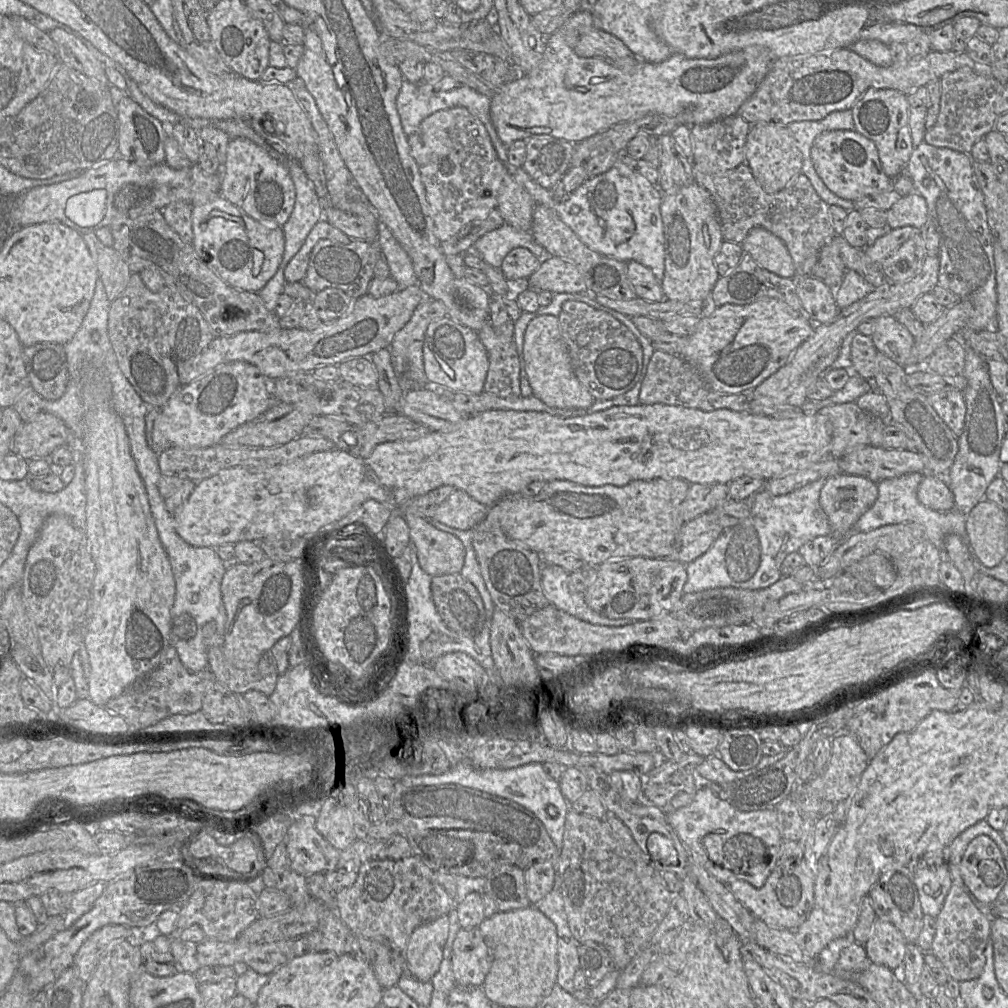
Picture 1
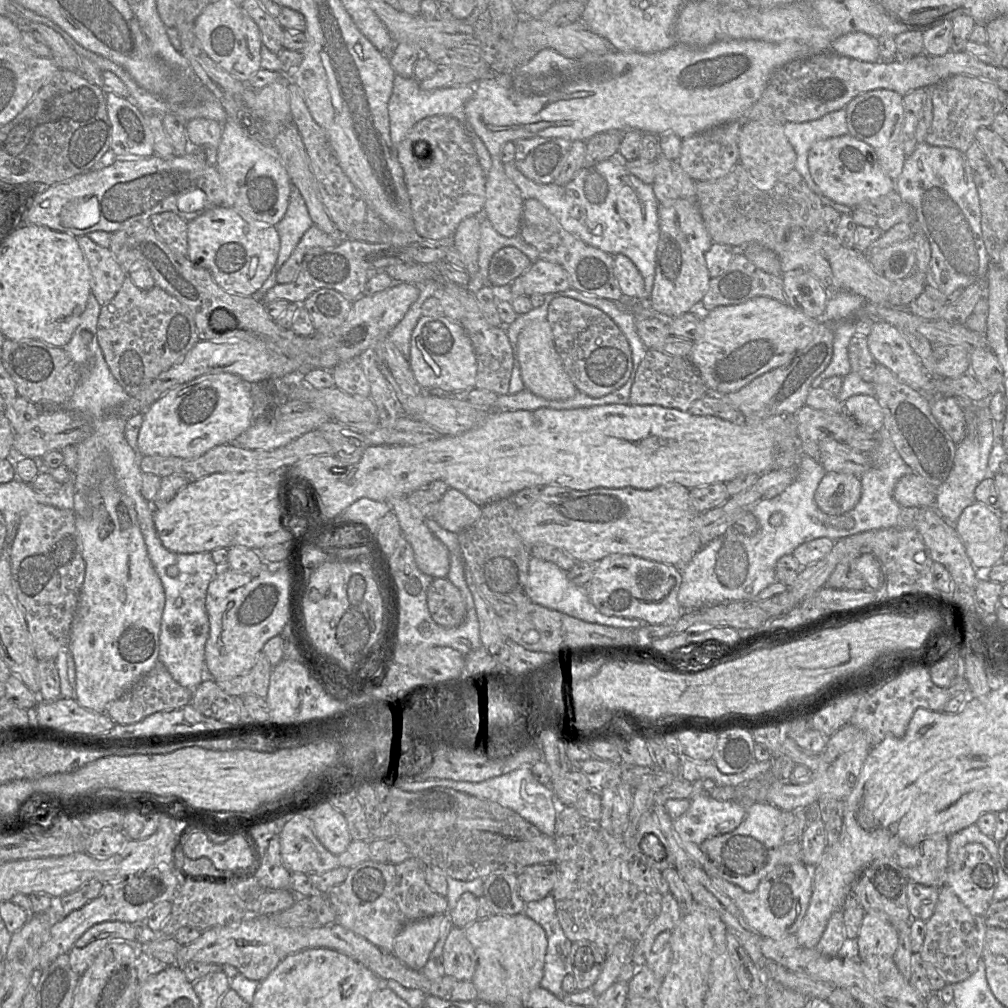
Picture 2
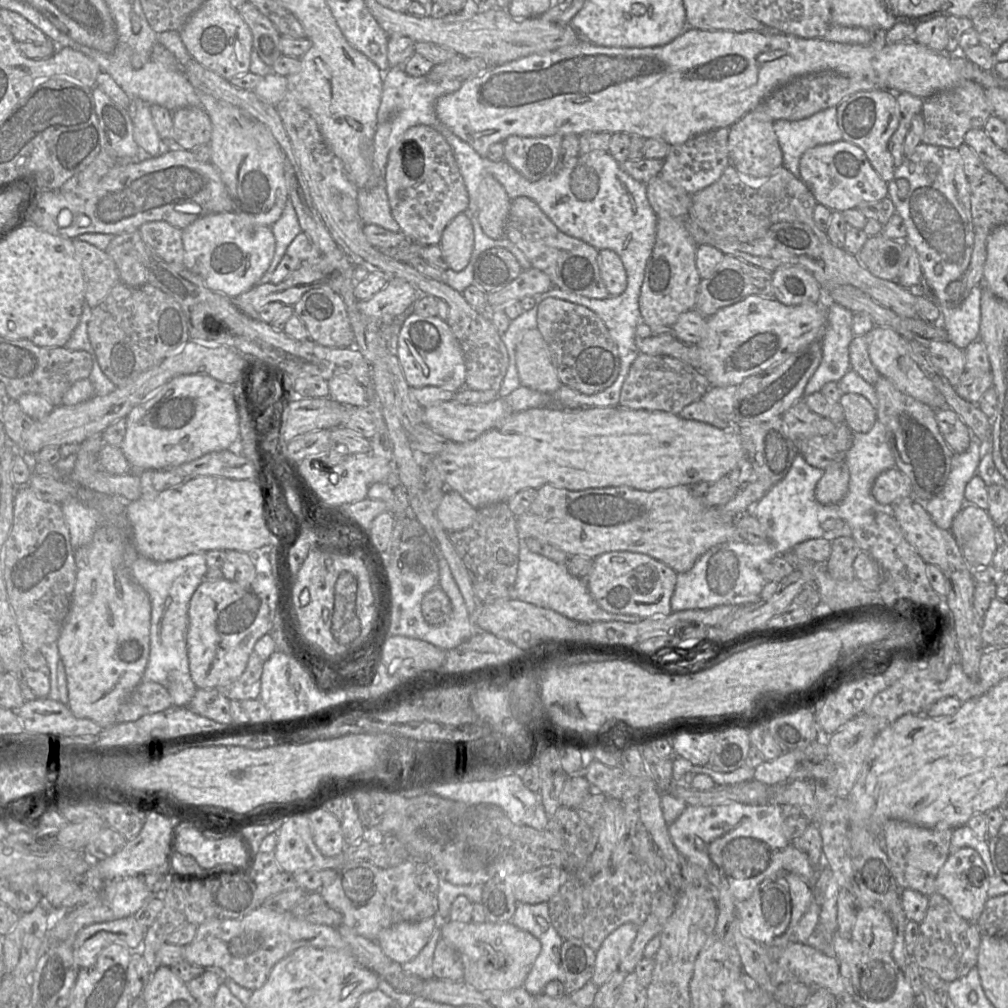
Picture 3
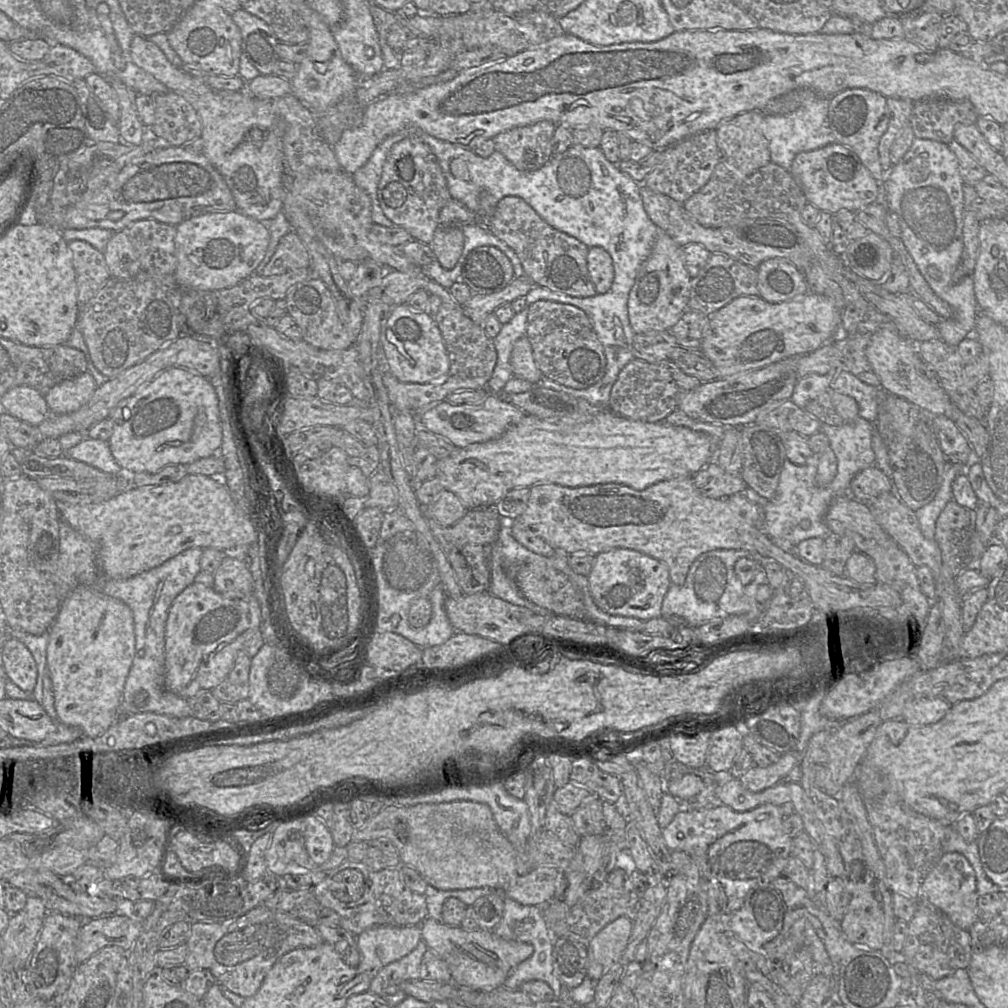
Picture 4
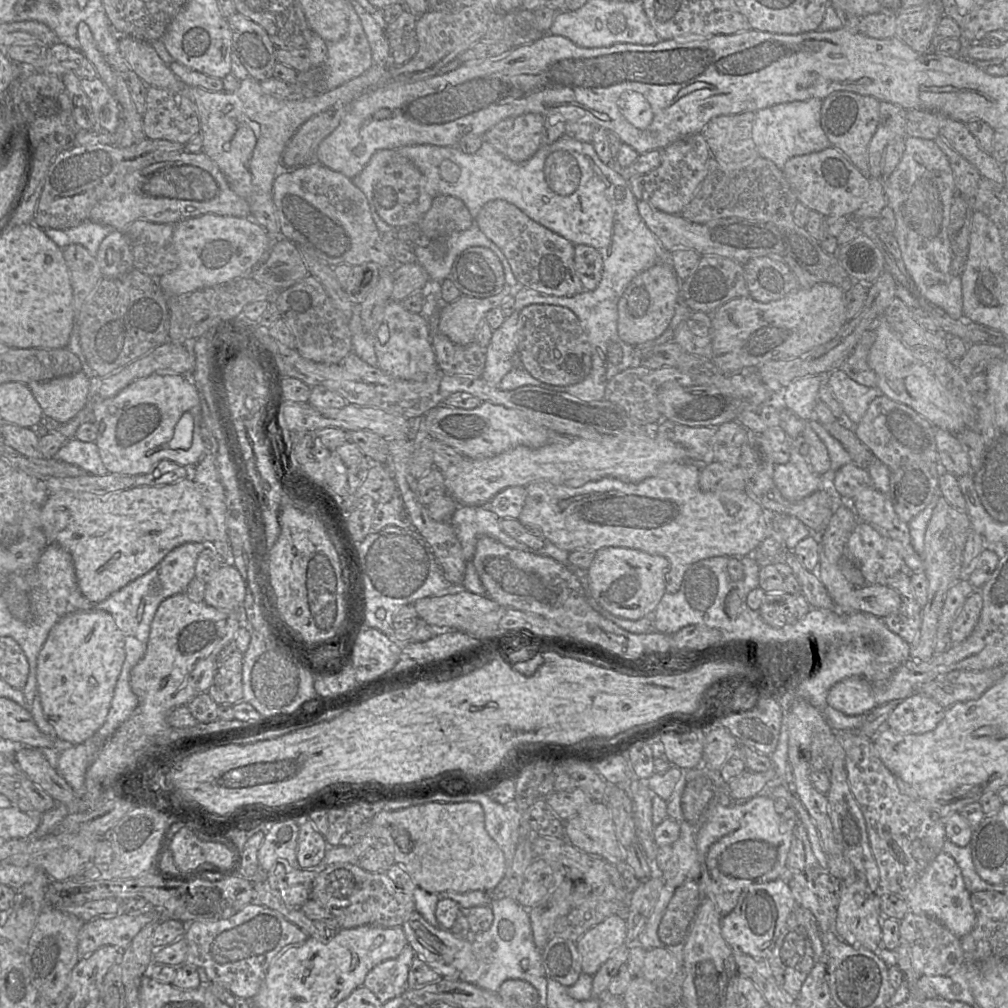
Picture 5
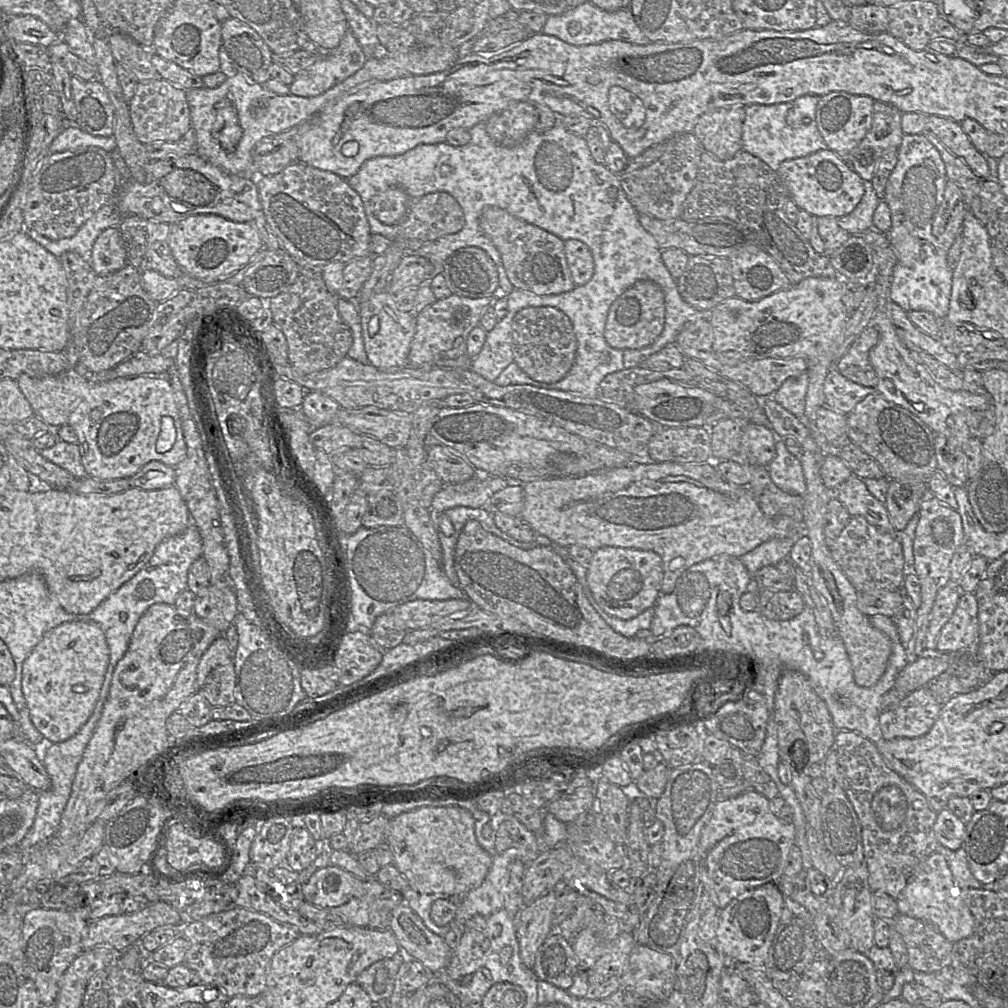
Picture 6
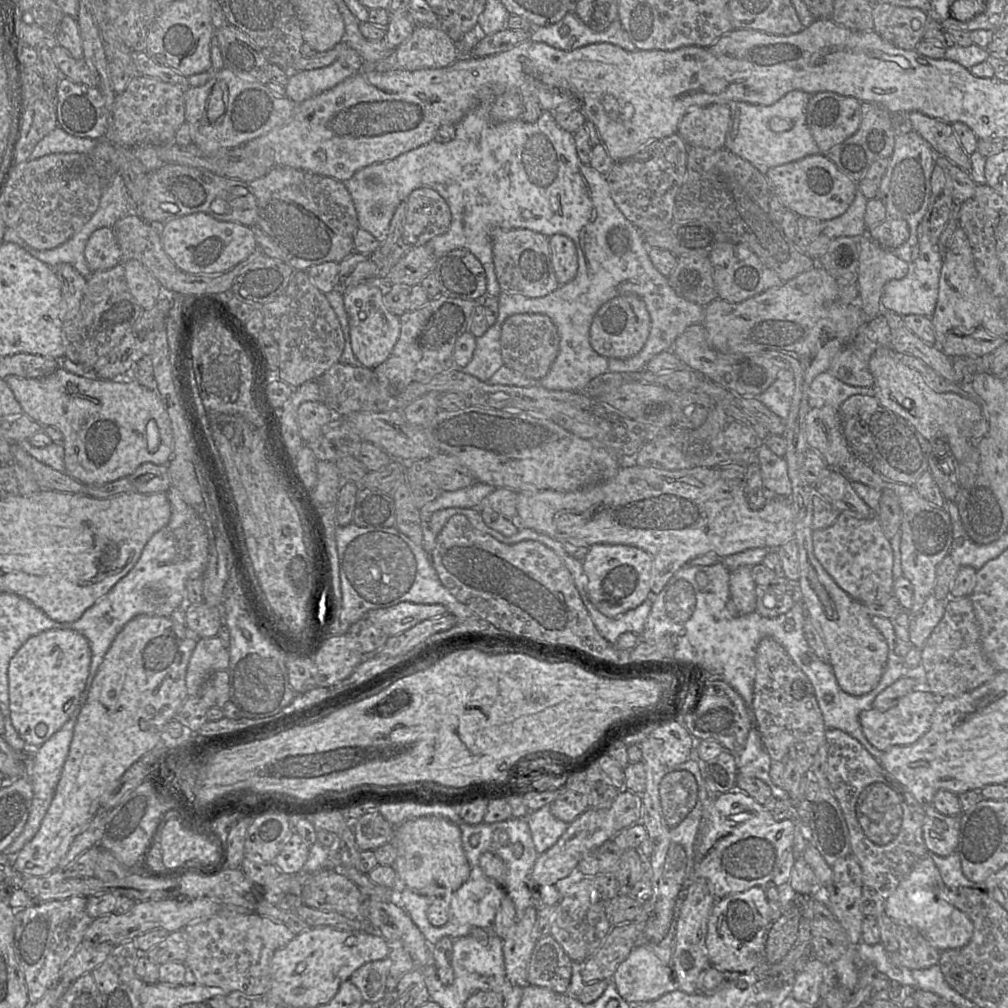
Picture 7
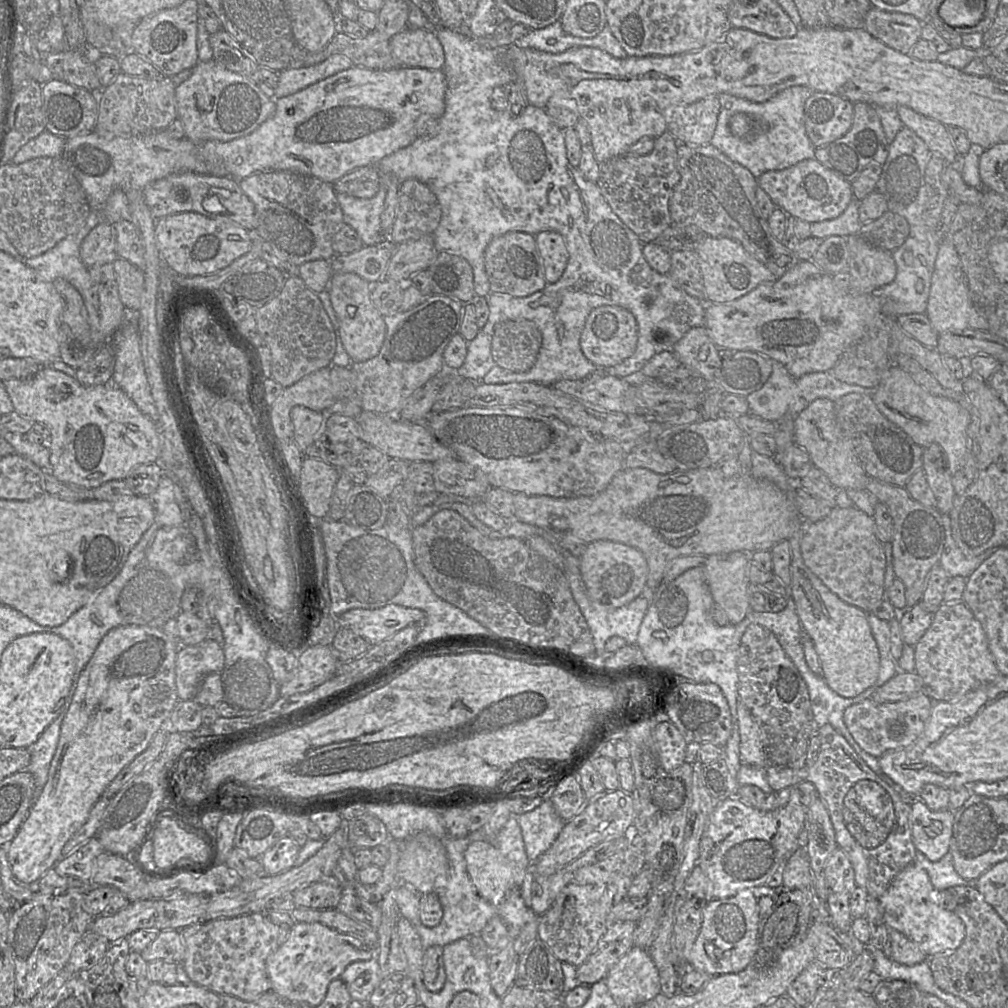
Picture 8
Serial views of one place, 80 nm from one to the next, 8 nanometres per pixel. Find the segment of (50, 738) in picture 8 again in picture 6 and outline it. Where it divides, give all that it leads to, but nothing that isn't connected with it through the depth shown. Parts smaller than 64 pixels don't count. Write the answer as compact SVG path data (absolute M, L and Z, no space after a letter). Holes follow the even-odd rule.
M100 697L91 717L74 736L63 742L53 743L48 747L42 763L51 779L51 788L47 791L38 793L38 806L33 825L18 844L19 848L26 849L34 846L40 842L48 840L56 833L60 824L61 815L71 794L71 788L77 767L82 759L85 748L89 743L97 722L101 717L103 707L104 702L102 697Z

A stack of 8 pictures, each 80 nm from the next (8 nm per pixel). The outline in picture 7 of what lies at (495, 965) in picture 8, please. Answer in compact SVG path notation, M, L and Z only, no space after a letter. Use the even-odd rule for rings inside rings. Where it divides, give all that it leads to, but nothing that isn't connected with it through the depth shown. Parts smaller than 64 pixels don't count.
M536 907L527 908L523 918L504 940L502 948L506 977L512 985L521 988L529 985L528 964L539 940L536 929L537 915Z

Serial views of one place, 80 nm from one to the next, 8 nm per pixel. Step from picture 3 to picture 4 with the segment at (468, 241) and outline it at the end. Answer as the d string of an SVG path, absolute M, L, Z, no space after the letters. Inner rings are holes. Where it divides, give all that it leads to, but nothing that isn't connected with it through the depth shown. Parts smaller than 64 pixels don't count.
M459 225L440 226L429 243L442 267L452 269L459 261L464 247L463 229Z

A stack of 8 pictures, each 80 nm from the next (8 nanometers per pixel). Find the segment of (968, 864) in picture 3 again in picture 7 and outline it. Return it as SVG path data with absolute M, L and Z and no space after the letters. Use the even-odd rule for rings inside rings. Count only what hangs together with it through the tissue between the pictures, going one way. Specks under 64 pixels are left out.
M925 856L916 862L894 893L885 900L884 914L895 923L917 929L939 951L958 949L969 943L974 925L965 913L947 901L947 895L948 888L933 859Z

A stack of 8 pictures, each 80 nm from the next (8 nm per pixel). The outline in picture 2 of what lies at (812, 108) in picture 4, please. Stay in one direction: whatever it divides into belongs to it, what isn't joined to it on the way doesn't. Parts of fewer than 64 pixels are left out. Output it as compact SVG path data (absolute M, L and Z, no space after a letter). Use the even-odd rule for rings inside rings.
M845 109L830 112L808 122L789 122L783 125L785 136L796 153L794 170L806 181L808 187L821 199L823 205L833 207L839 213L851 213L856 207L839 204L826 197L813 181L808 167L808 152L814 143L848 134Z

